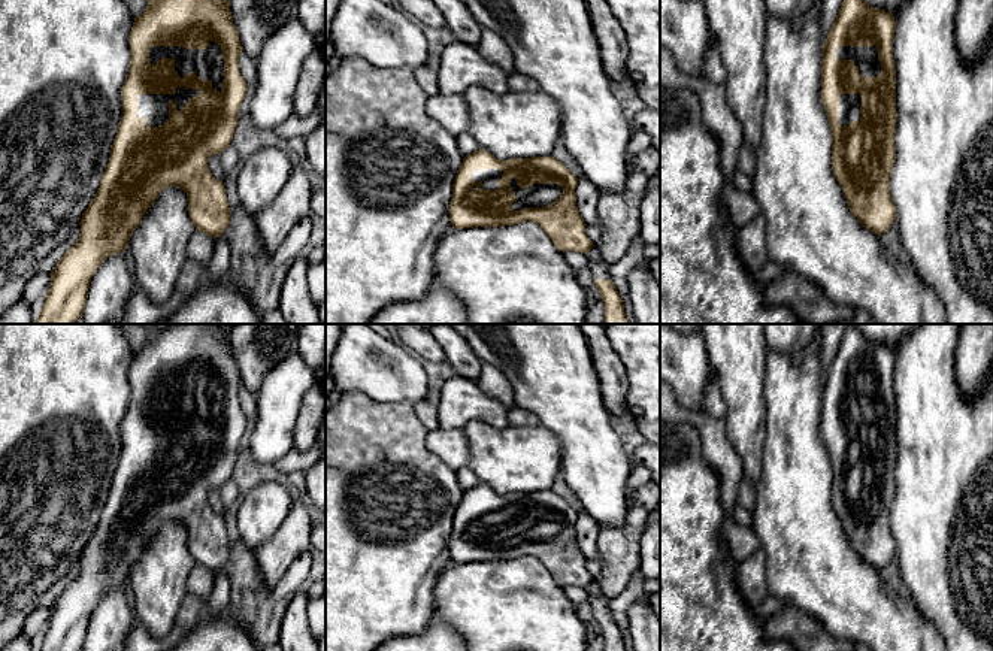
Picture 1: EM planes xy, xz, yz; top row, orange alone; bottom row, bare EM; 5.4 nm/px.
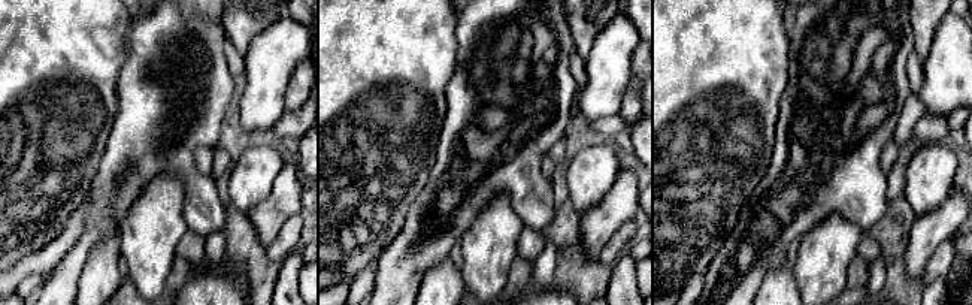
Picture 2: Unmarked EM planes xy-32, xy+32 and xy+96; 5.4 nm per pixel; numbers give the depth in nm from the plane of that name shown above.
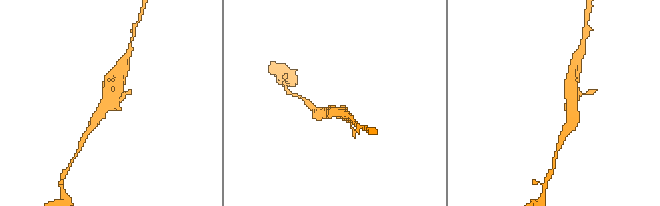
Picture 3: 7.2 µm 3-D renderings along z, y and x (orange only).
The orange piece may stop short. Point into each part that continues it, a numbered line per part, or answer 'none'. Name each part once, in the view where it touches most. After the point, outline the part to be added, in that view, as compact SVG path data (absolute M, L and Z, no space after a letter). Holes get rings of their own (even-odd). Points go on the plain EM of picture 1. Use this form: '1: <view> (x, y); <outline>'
1: xy (208, 402); M209 375L206 384L187 384L184 381L151 381L149 397L155 399L160 393L173 393L175 406L184 412L194 406L200 414L211 415L212 423L220 427L224 415L224 393L221 382Z

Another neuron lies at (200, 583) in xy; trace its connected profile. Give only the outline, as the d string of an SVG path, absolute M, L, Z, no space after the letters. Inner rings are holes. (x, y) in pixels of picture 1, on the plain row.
M196 564L187 581L187 591L206 603L214 590L214 582L215 572Z

